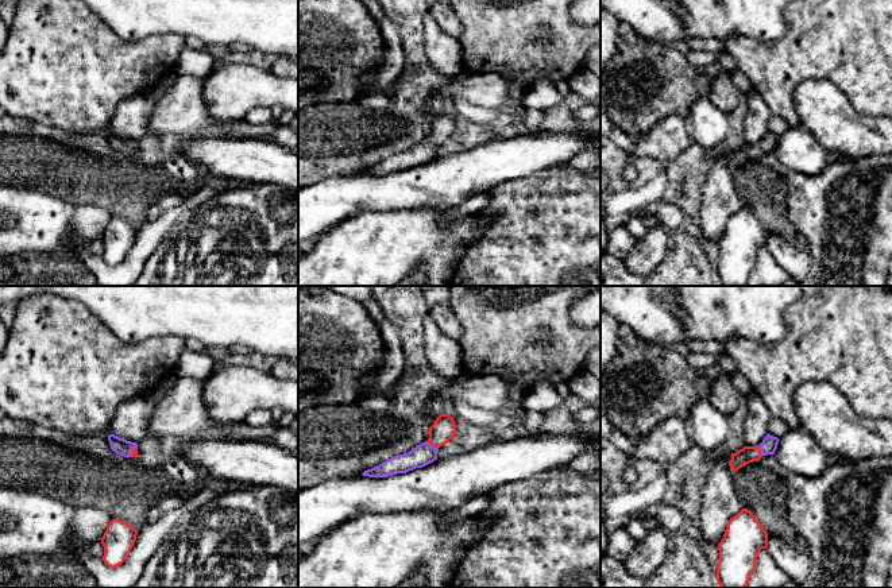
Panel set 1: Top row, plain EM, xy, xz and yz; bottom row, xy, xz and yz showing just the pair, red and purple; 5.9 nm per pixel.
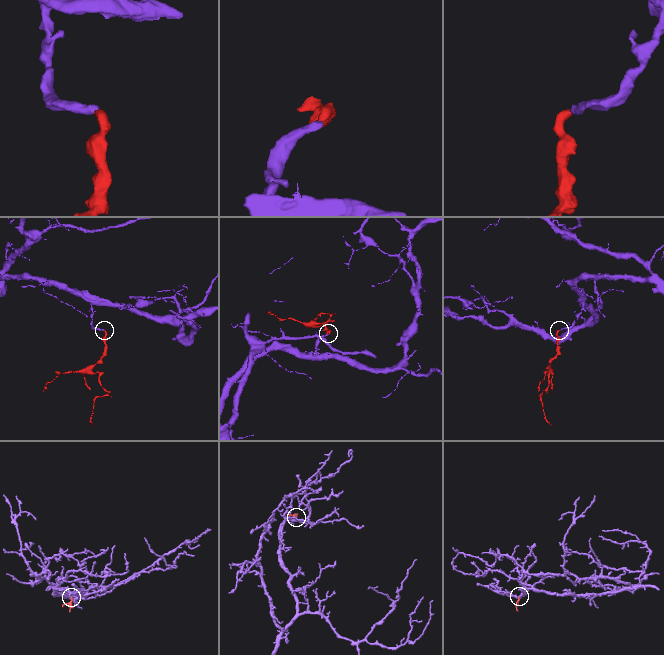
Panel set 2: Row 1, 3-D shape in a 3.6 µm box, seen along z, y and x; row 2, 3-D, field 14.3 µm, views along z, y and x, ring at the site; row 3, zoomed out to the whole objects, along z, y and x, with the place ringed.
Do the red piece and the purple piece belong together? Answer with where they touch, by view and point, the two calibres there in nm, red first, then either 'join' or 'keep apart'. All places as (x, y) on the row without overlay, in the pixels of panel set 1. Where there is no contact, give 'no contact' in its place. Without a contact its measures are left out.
meets red in xz at (432, 143); 140 nm thick on the red side, 130 nm on the other; join

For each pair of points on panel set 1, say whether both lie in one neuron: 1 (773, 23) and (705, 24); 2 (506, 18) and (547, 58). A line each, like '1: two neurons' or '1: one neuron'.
1: one neuron
2: one neuron

